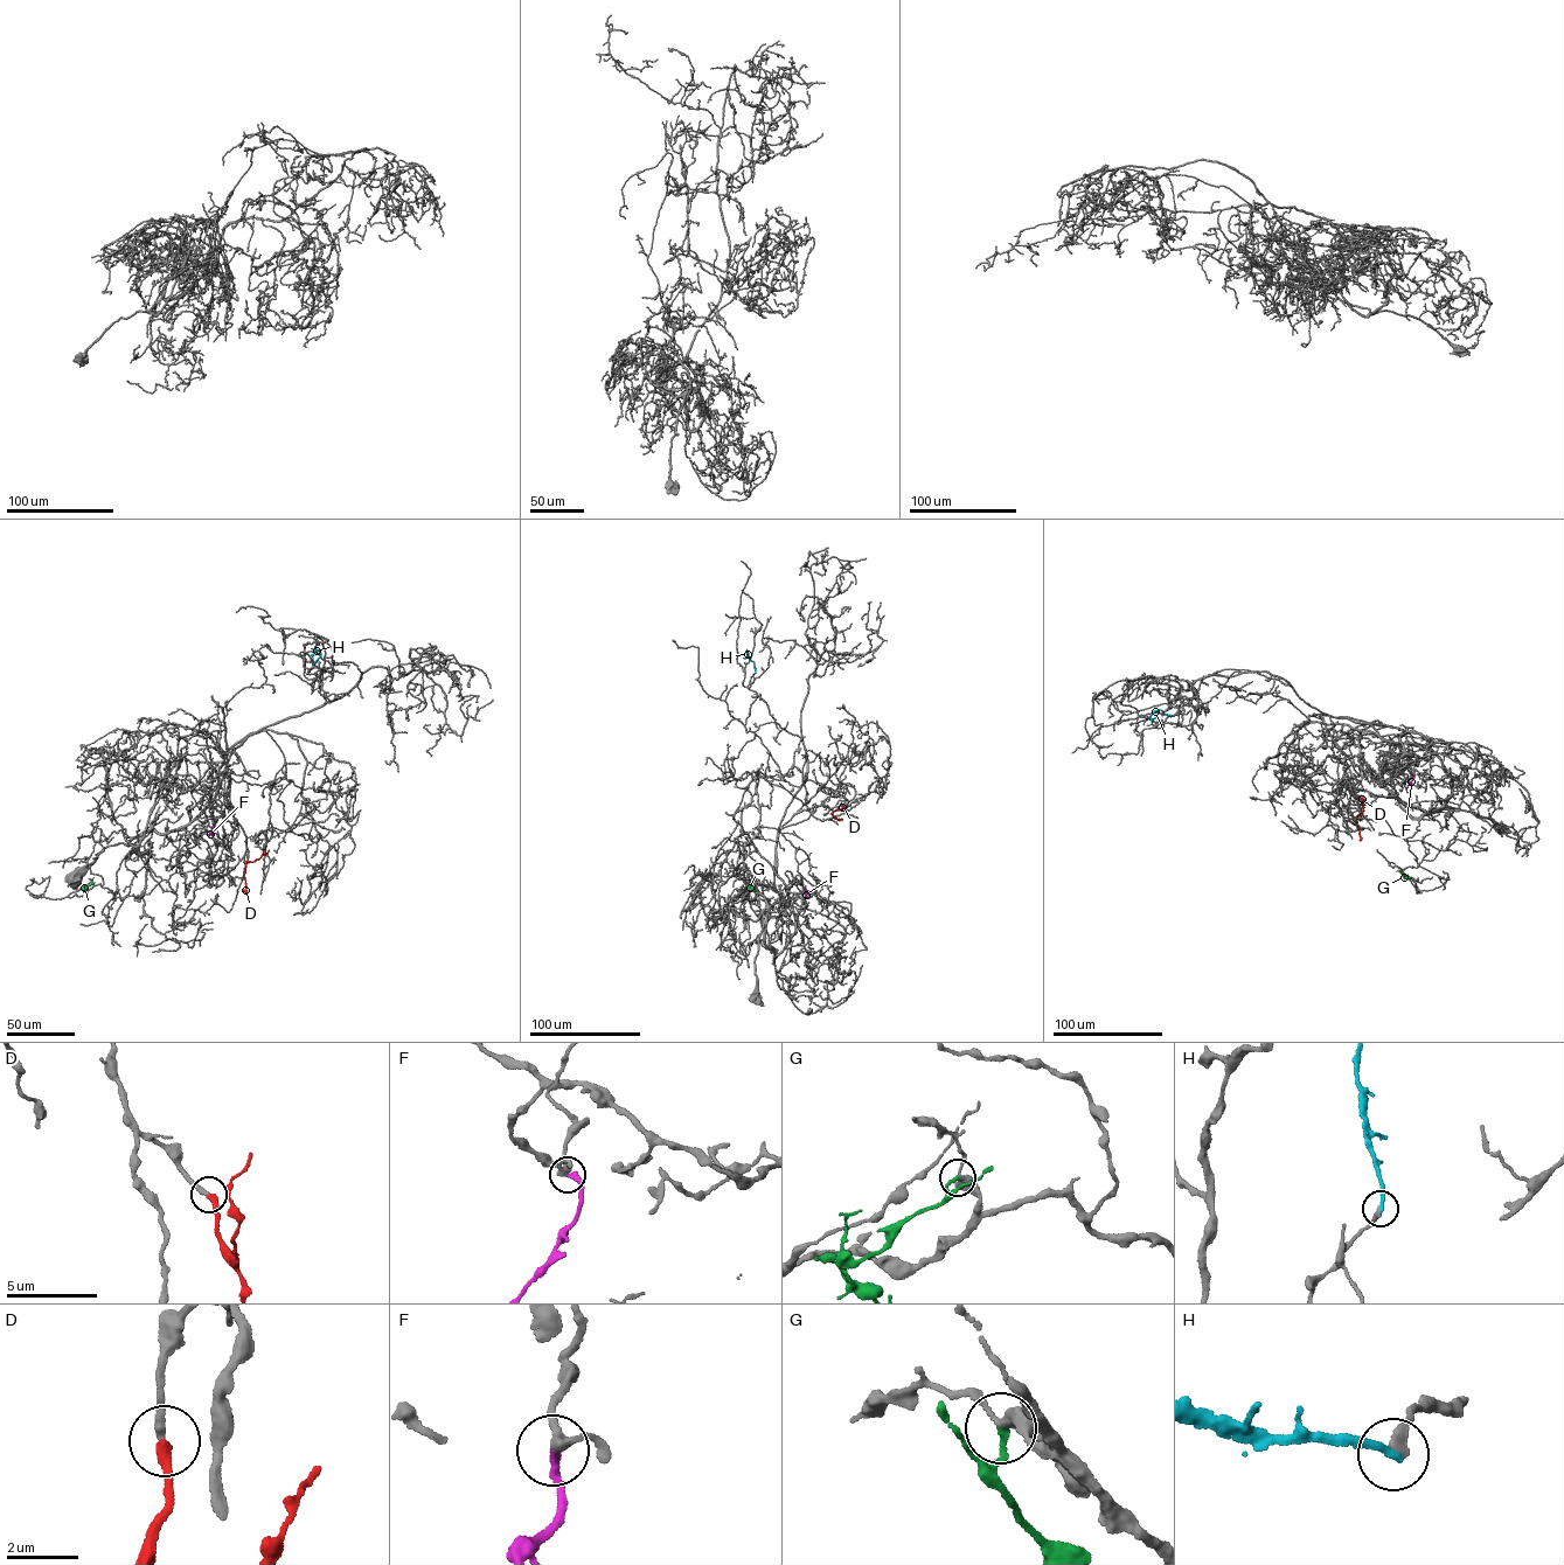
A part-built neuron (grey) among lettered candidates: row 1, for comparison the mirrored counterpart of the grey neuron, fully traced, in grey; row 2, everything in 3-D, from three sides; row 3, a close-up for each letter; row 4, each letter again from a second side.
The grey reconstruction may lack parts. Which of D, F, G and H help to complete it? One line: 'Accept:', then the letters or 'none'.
Accept: D, F

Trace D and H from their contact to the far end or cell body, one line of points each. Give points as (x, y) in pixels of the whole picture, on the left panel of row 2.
D: (263, 849), (261, 857), (245, 863), (247, 891), (242, 890)
H: (313, 665), (320, 654), (318, 649), (312, 654)

